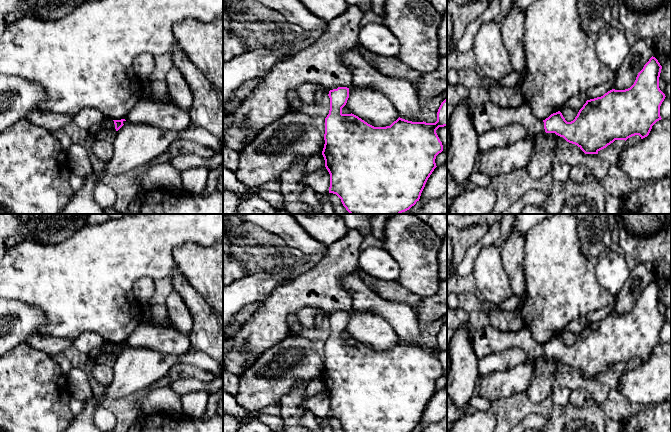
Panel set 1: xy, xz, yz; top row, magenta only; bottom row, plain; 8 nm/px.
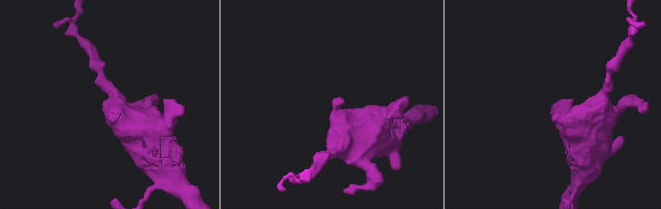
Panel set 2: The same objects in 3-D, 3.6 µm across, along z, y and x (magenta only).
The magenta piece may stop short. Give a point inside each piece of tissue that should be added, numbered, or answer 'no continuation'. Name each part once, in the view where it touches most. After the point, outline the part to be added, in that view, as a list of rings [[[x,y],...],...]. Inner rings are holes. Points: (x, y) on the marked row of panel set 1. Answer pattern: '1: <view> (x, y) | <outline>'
no continuation

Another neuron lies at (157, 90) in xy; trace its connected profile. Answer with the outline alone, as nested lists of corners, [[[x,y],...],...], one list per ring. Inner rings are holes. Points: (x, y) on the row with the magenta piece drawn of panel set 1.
[[[150,79],[143,81],[143,90],[147,90],[150,97],[149,99],[170,104],[170,98],[167,93],[165,80],[152,81]]]

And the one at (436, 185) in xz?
[[[447,162],[434,169],[428,178],[421,193],[420,201],[423,203],[441,197],[447,192]]]

